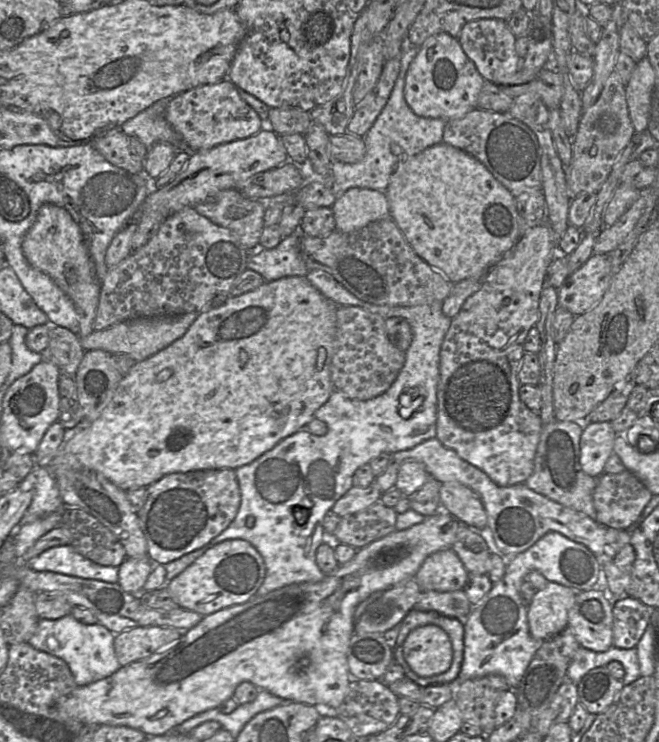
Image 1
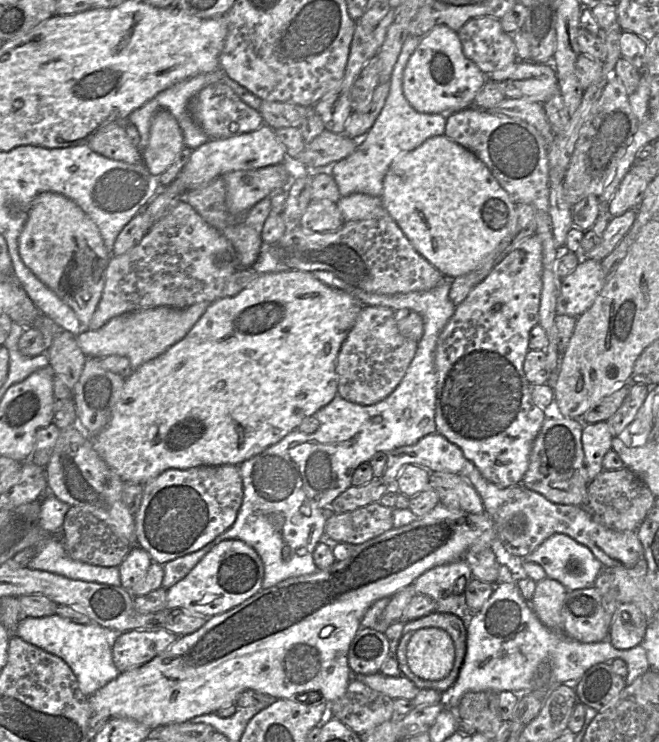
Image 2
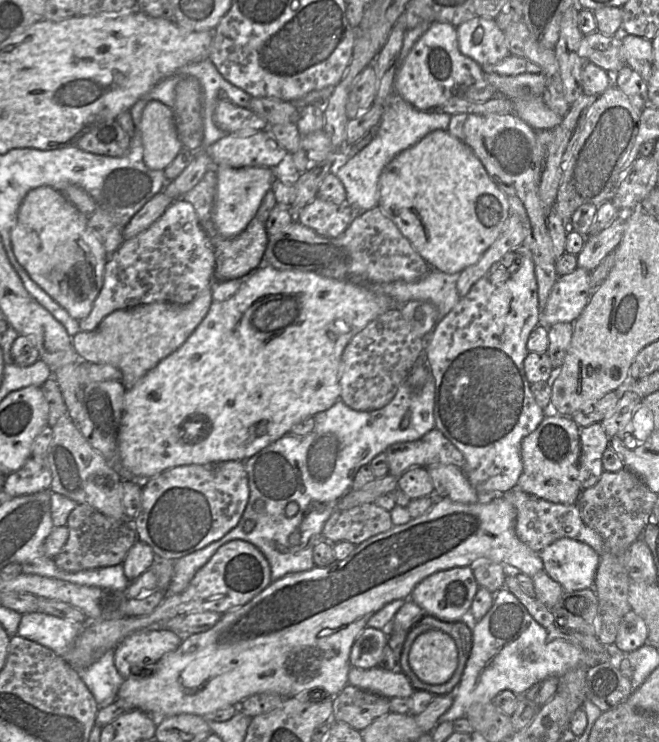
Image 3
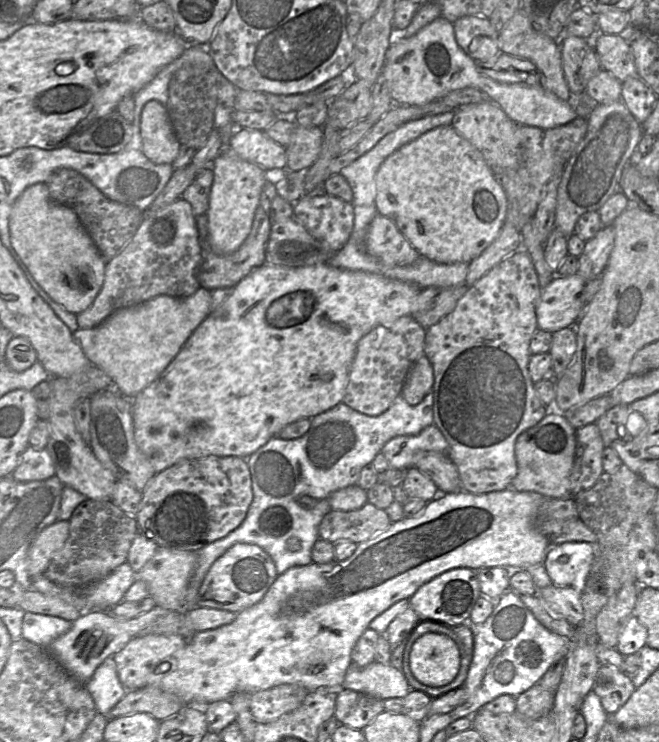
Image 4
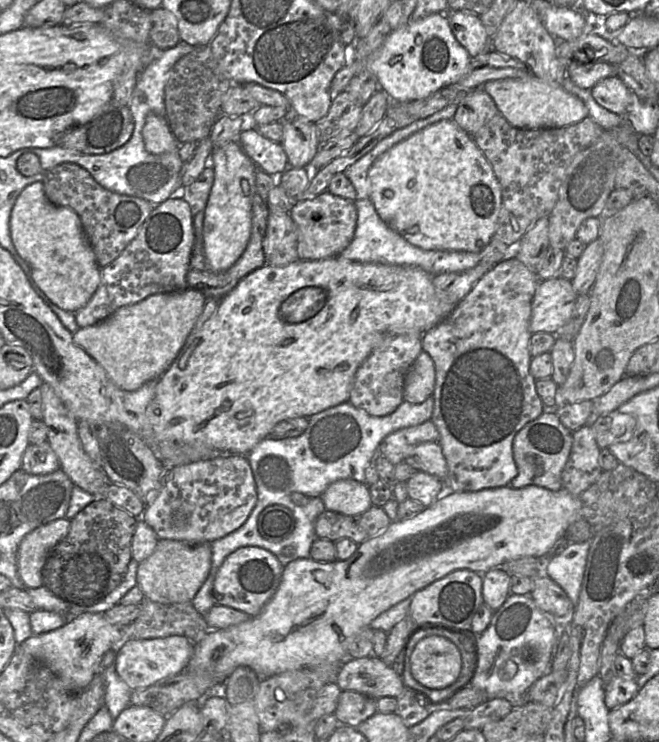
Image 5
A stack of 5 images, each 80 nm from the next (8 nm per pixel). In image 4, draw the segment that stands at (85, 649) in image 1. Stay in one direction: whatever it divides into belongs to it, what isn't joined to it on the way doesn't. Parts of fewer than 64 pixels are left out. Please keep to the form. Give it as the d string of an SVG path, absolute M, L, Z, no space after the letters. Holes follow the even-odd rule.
M26 612L22 623L22 638L40 647L49 647L57 637L70 630L72 623L60 617ZM113 656L107 657L95 670L85 686L92 695L97 712L108 716L125 696L127 689L121 683Z

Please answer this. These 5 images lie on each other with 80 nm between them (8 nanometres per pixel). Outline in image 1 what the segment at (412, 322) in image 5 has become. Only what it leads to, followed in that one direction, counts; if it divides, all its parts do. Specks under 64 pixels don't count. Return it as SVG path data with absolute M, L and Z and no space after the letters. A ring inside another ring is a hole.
M292 276L292 277L284 277L274 281L266 281L263 285L261 285L260 287L254 290L243 293L242 295L230 296L223 304L202 311L201 313L199 313L195 321L190 325L190 327L182 337L175 340L169 346L158 351L152 356L142 361L136 362L131 367L129 372L126 375L124 375L122 379L119 381L119 383L117 384L112 396L110 397L109 401L105 405L100 416L91 422L82 421L72 431L70 431L65 441L63 442L62 446L60 447L60 449L57 451L57 453L54 455L53 459L51 460L50 465L47 467L51 470L53 475L55 474L56 468L66 468L66 469L87 468L102 474L107 480L112 482L120 489L124 491L128 491L135 488L148 487L154 482L161 479L163 476L171 473L186 473L186 472L198 471L198 470L216 470L216 469L225 469L225 468L235 470L241 466L253 462L254 460L262 456L264 453L273 449L284 438L296 433L302 428L306 428L306 425L314 418L315 412L329 400L331 394L335 390L331 380L331 364L332 364L333 354L335 352L337 308L338 305L333 301L329 300L328 298L326 298L313 285L311 285L310 282L307 280L306 276L305 277Z

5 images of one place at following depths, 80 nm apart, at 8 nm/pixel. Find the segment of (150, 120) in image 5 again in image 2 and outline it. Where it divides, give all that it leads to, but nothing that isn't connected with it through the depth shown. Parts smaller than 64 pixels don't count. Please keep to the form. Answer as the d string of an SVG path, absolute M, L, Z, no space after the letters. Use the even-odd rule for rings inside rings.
M164 109L156 112L151 120L148 145L142 151L147 170L159 177L173 163L183 147L182 131L175 117Z

